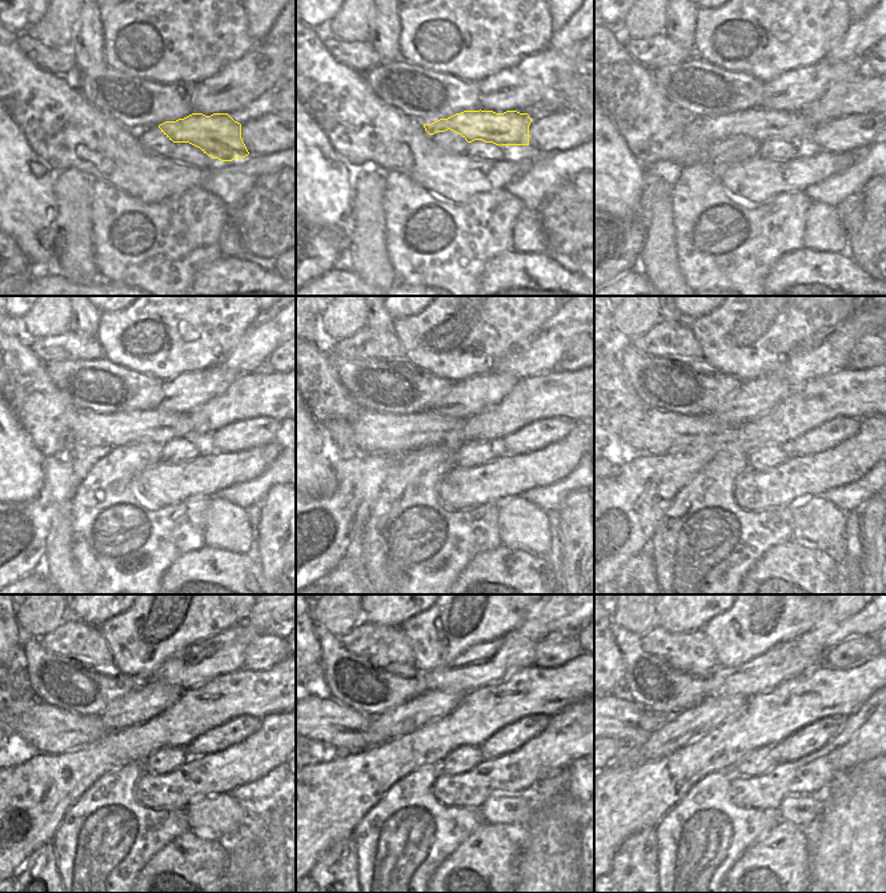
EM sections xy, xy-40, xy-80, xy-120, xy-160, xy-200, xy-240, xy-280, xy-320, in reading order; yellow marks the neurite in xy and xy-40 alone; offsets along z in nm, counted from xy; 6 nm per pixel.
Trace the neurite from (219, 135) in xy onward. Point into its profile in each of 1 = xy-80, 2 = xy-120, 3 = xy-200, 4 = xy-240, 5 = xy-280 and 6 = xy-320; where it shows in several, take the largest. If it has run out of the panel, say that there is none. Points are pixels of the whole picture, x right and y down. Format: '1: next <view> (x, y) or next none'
1: next xy-80 (760, 124)
2: next xy-120 (93, 432)
3: next xy-200 (644, 431)
4: next xy-240 (41, 728)
5: next xy-280 (323, 721)
6: next xy-320 (621, 719)

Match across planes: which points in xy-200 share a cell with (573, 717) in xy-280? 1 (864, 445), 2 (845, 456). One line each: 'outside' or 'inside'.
1: inside
2: inside

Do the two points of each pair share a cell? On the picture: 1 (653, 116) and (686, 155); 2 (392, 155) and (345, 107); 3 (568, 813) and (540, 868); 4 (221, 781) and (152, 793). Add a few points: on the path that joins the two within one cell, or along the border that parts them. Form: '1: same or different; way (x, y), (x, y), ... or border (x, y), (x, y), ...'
1: same; way (657, 125), (677, 145)
2: same; way (379, 141), (360, 128), (355, 120)
3: same; way (557, 827), (550, 845), (550, 855)
4: same; way (204, 781), (185, 784), (169, 792)

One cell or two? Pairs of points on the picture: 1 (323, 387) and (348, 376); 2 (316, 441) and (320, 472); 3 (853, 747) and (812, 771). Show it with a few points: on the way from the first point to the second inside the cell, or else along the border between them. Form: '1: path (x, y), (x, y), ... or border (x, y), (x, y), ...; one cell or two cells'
1: border (331, 356), (341, 385), (359, 405); two cells
2: path (312, 449), (312, 464); one cell
3: path (842, 753), (822, 767); one cell

